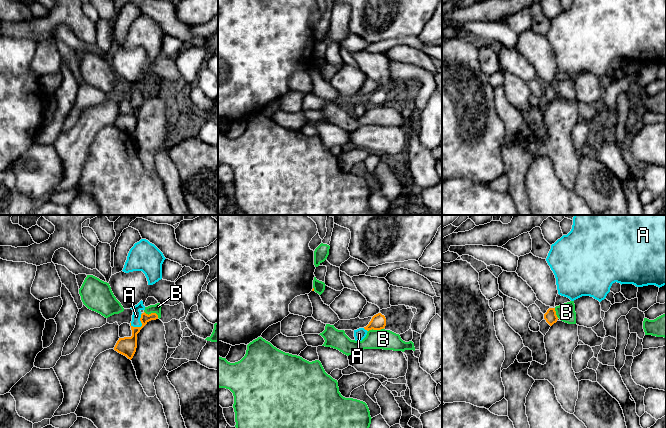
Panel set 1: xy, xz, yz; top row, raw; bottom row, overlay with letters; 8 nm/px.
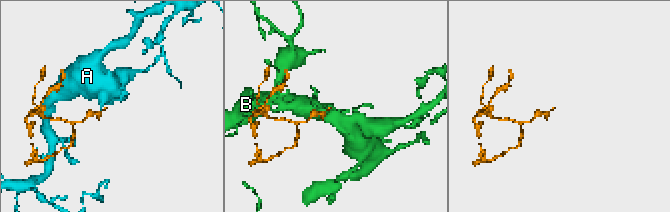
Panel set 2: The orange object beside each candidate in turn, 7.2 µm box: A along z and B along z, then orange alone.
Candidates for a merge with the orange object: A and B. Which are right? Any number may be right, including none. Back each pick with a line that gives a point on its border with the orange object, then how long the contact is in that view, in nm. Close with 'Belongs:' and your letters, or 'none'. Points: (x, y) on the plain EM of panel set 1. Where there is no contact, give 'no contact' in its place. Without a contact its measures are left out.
A: meets orange in xy at (142, 100); contact 140 nm long
Belongs: A

